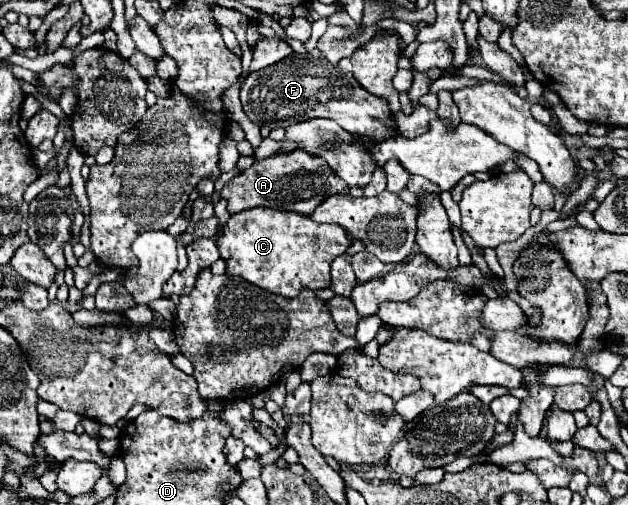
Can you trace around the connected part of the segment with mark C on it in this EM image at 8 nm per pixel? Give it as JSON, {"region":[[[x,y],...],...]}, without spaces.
{"region":[[[256,207],[244,213],[230,215],[230,219],[224,225],[222,237],[216,239],[218,249],[222,259],[226,261],[226,273],[228,275],[238,275],[260,289],[266,289],[270,293],[282,295],[282,297],[296,297],[300,289],[322,289],[330,287],[332,277],[330,277],[330,263],[334,257],[342,255],[348,251],[352,245],[348,233],[340,229],[340,225],[320,225],[318,221],[312,221],[312,217],[304,217],[302,213],[284,213],[284,211],[274,211],[274,209],[264,209]]]}

